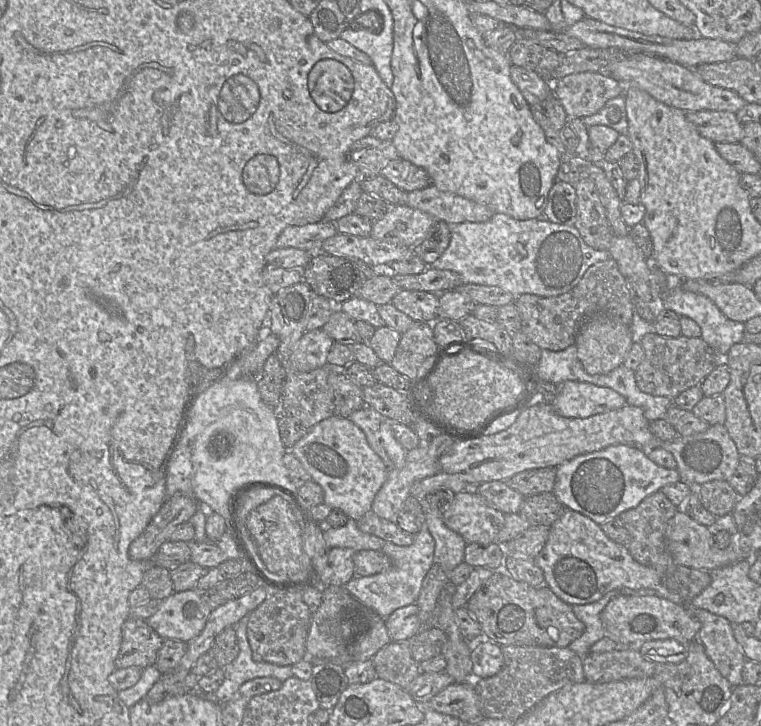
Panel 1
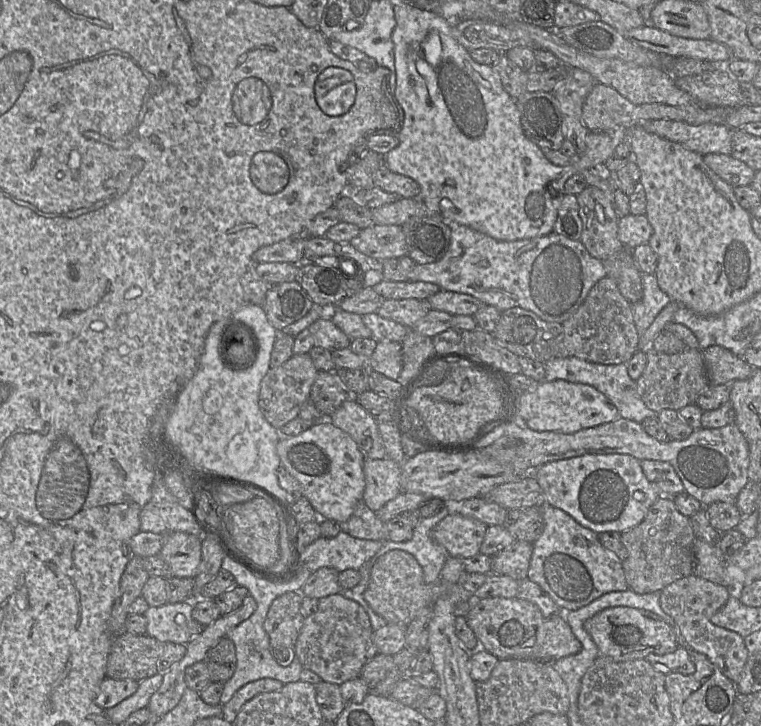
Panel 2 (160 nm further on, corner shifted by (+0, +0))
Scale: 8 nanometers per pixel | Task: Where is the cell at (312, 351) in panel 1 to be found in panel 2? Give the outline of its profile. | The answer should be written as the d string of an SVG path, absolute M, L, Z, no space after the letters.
M309 353L294 354L282 365L269 369L261 381L259 407L265 419L274 428L280 430L298 417L302 405L310 398L317 374L318 370Z

